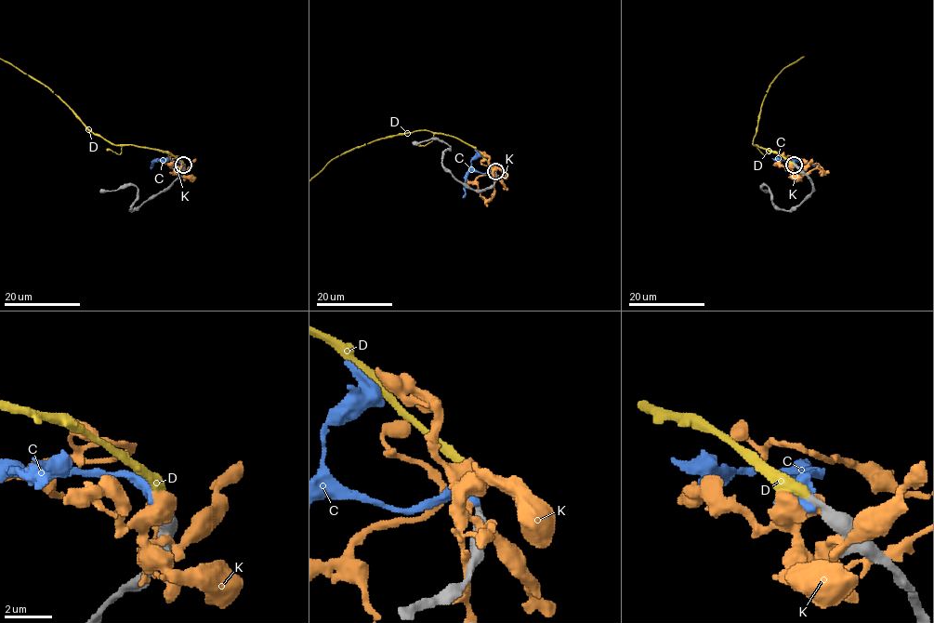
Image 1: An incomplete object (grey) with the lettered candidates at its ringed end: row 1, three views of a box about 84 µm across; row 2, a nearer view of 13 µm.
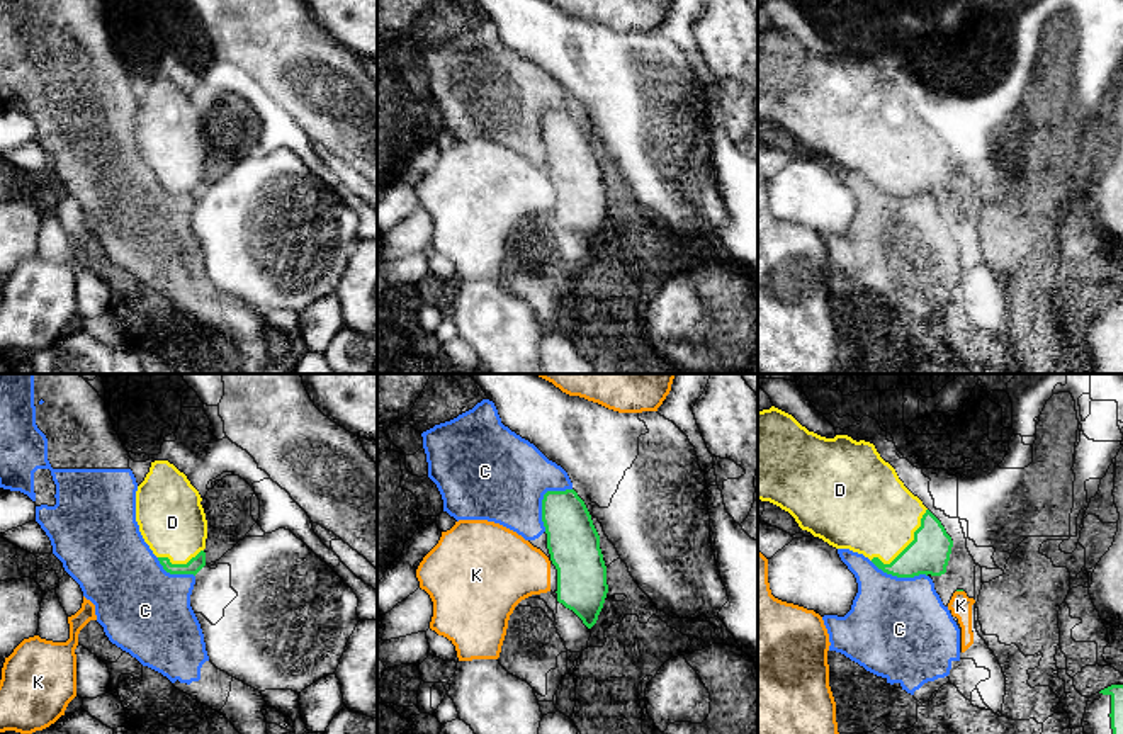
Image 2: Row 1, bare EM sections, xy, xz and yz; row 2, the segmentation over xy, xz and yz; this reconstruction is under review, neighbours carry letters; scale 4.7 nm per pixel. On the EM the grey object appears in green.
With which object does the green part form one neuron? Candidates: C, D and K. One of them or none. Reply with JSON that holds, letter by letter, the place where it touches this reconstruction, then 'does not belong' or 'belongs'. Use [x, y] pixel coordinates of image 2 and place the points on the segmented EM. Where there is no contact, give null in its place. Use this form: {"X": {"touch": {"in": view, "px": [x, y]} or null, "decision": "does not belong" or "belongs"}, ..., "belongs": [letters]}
{"C": {"touch": {"in": "xz", "px": [542, 500]}, "decision": "does not belong"}, "D": {"touch": {"in": "yz", "px": [908, 546]}, "decision": "belongs"}, "K": {"touch": {"in": "yz", "px": [960, 590]}, "decision": "does not belong"}, "belongs": ["D"]}

